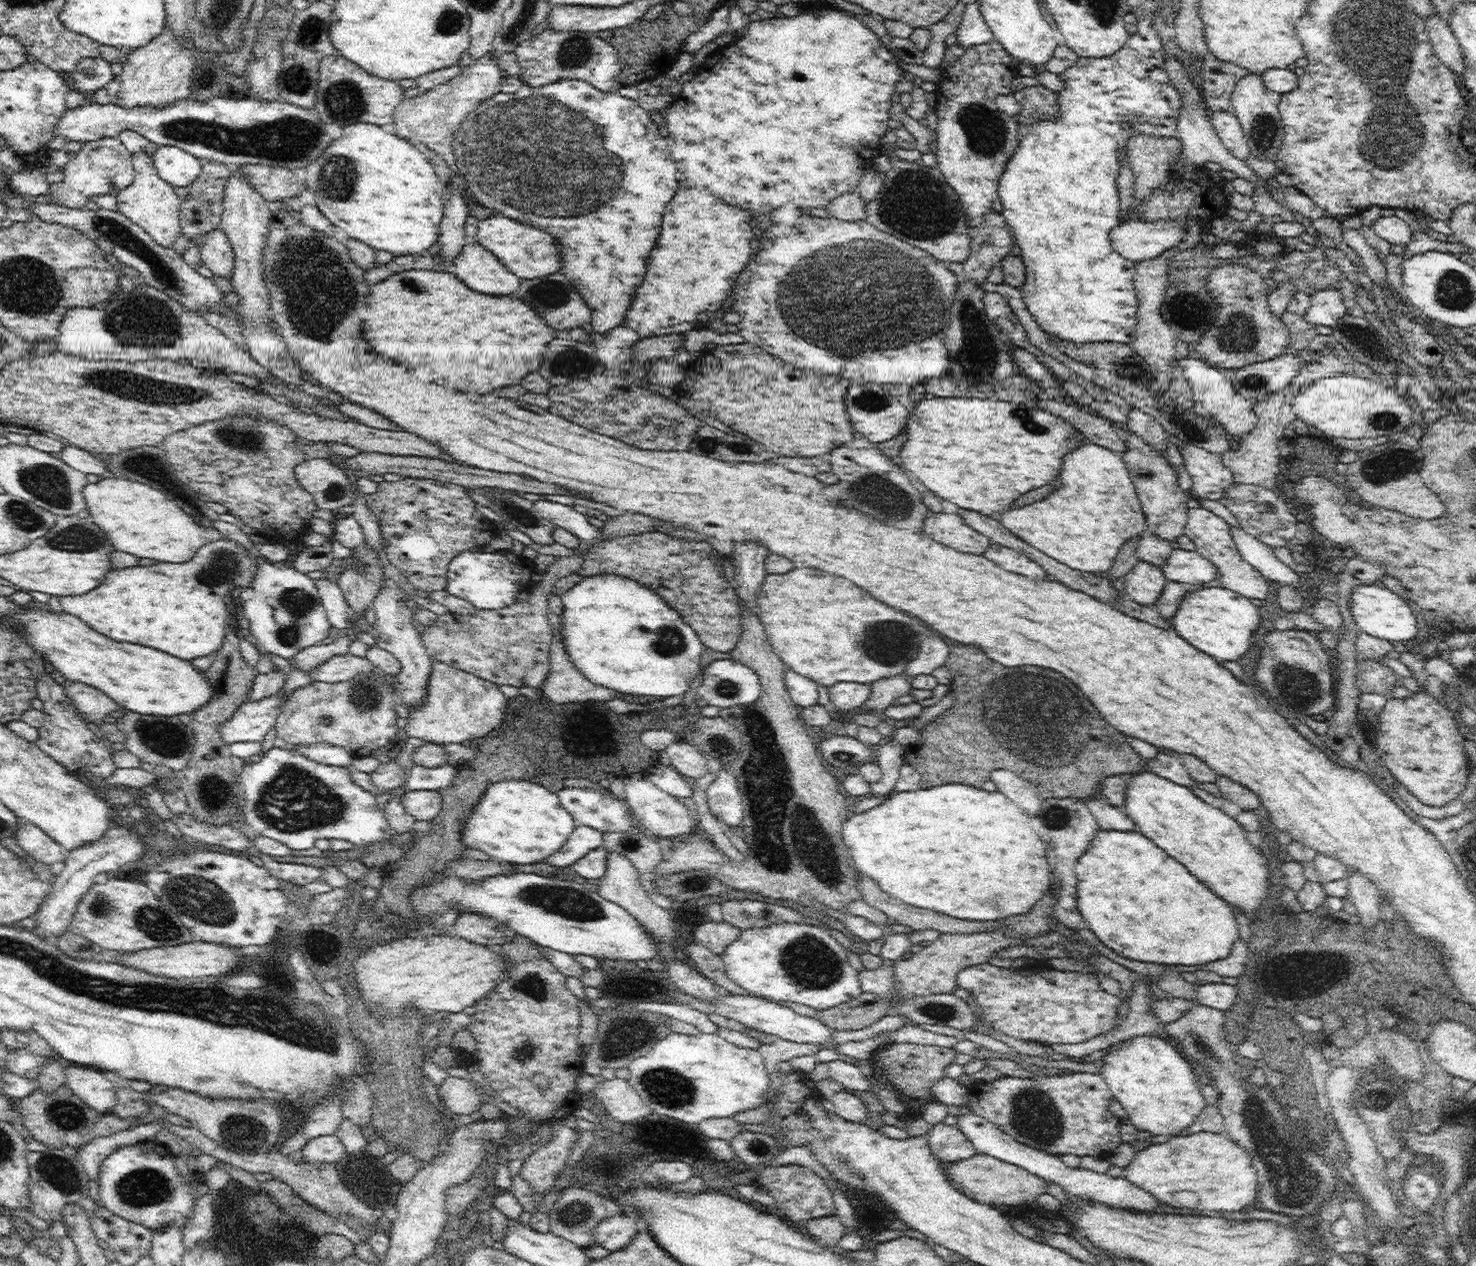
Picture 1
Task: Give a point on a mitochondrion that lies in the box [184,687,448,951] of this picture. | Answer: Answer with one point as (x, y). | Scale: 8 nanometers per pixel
(293, 800)

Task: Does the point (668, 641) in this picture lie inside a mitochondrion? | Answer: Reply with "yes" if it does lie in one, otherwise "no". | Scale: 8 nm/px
yes

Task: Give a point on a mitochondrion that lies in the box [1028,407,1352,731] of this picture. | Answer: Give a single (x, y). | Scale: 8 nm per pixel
(1298, 686)

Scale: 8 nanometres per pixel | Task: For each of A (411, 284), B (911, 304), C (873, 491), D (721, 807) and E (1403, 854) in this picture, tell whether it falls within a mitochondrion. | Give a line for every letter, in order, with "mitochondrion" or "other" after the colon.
A: mitochondrion
B: mitochondrion
C: mitochondrion
D: other
E: other

